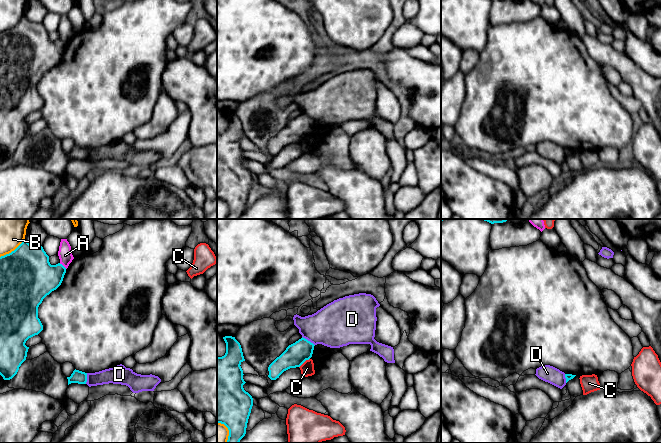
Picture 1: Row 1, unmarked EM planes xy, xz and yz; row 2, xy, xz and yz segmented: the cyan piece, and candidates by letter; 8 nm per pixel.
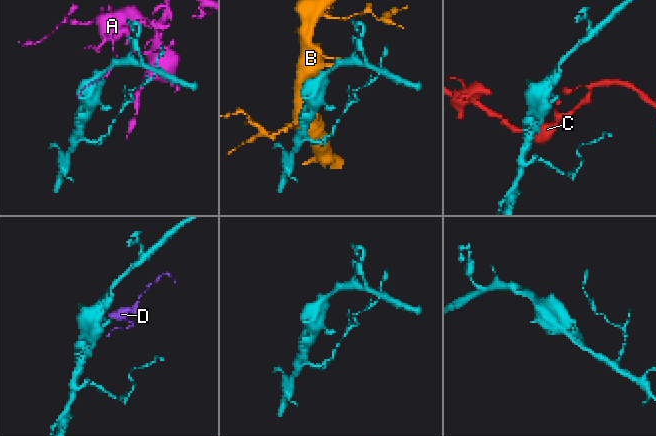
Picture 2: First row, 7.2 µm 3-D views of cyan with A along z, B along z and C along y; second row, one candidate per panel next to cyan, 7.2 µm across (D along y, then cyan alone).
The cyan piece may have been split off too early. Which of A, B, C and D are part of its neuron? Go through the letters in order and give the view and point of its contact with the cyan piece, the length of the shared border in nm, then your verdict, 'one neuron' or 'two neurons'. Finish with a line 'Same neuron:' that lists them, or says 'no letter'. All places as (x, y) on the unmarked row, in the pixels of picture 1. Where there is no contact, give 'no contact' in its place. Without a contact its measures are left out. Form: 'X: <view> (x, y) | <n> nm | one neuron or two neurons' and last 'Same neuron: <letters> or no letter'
A: xy (62, 41) | 80 nm | two neurons
B: xy (12, 27) | 240 nm | two neurons
C: xz (304, 137) | 120 nm | two neurons
D: xz (307, 116) | 130 nm | two neurons
Same neuron: no letter

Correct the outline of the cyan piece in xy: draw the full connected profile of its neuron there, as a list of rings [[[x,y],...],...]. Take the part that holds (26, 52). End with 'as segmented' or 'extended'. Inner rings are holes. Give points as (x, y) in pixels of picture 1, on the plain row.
[[[25,16],[14,27],[0,33],[0,151],[4,156],[12,155],[26,136],[29,125],[26,117],[43,106],[38,83],[47,71],[61,61],[65,49],[66,44],[62,40],[50,40],[42,22],[33,22]]] | as segmented

